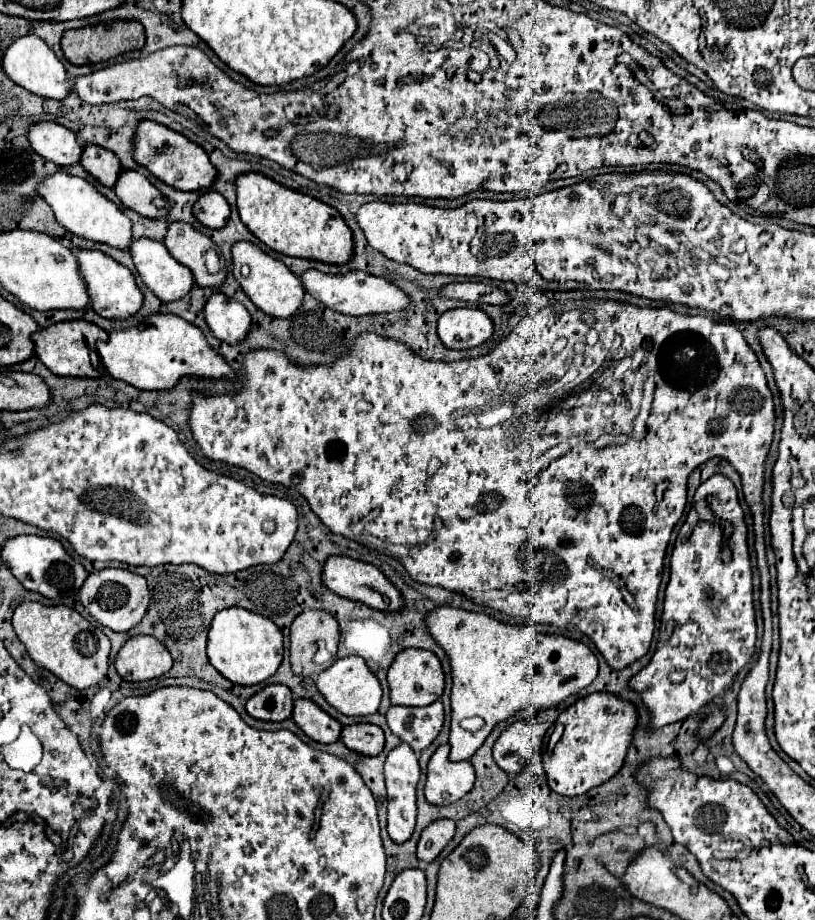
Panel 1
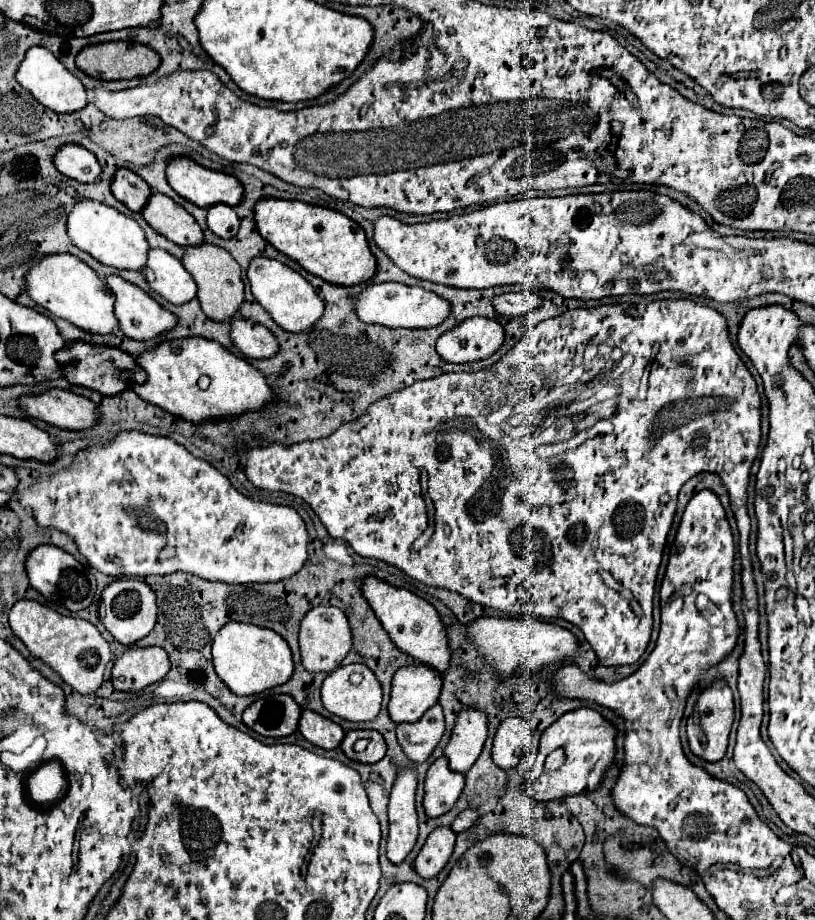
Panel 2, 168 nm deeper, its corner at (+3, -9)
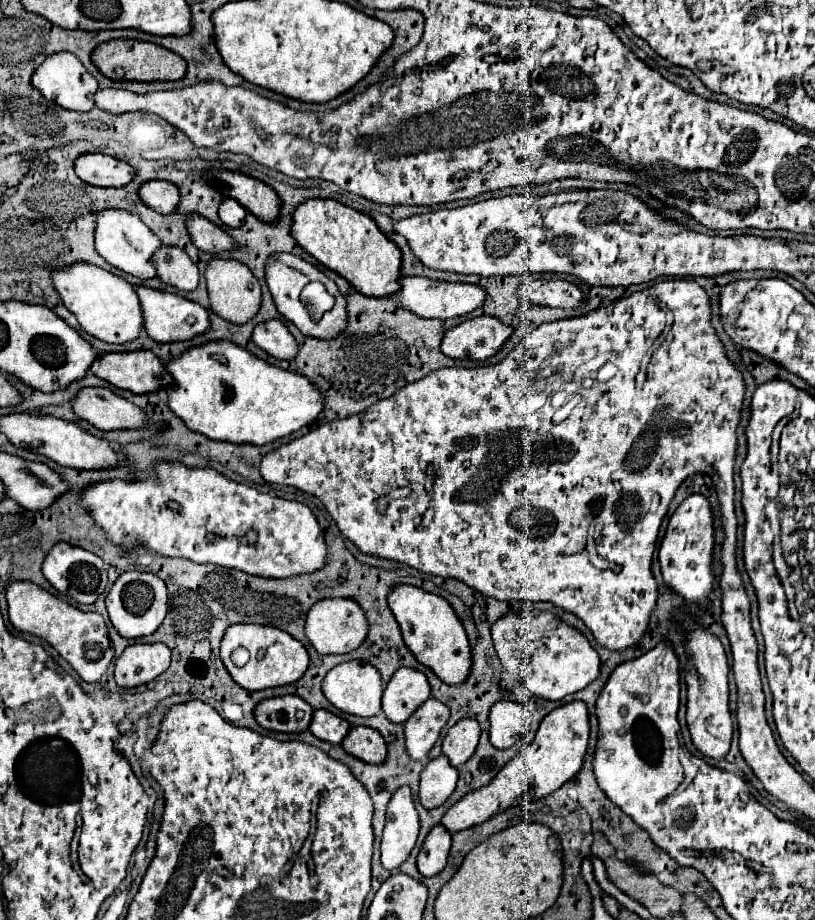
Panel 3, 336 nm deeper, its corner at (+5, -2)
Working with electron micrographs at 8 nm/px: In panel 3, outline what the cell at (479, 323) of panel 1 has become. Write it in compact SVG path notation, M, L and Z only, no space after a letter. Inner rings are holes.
M490 315L474 317L444 335L442 353L452 359L484 361L496 355L510 335L512 327L504 325L500 319Z

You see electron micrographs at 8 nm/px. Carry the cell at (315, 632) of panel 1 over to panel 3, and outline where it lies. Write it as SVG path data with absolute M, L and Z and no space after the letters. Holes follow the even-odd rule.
M324 599L310 609L306 617L306 635L318 653L350 653L364 643L368 619L362 607L352 599Z

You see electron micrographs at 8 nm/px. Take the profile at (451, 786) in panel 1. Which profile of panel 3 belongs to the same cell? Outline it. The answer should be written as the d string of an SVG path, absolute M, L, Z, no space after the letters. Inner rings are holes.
M444 755L432 759L420 775L418 799L422 807L426 809L440 807L454 793L456 781L458 781L458 771L450 765L450 761Z

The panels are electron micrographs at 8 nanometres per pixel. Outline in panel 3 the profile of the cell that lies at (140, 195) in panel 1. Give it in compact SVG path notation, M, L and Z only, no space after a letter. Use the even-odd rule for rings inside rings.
M192 215L192 219L186 219L186 225L198 249L214 253L214 255L234 249L234 239L230 239L230 235L224 229L210 223L208 219Z

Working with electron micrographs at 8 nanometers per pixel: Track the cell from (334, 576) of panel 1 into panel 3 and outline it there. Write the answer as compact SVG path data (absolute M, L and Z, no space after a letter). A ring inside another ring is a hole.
M412 585L394 587L388 597L388 603L400 623L404 643L414 653L414 657L422 665L430 667L438 675L438 679L442 679L446 685L464 683L472 669L472 649L466 637L466 631L460 619L456 617L454 609L450 607L450 603L442 599L440 595L428 593Z

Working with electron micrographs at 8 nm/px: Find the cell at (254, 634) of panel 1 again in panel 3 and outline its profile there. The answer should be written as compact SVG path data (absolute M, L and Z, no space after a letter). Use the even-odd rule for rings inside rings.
M232 625L222 639L220 655L222 655L222 661L228 669L228 673L232 675L232 679L240 687L250 689L250 691L274 689L274 687L282 687L288 683L296 683L298 679L302 679L302 675L306 673L308 663L310 663L308 651L298 639L294 639L286 631L268 627L268 625ZM236 647L246 647L250 651L250 661L244 667L236 667L230 659L232 651Z

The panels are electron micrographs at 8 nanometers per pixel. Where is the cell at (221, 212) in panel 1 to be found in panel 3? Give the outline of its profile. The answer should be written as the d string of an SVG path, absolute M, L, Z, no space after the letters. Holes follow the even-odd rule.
M226 197L226 199L222 201L218 213L220 213L220 219L224 221L224 225L228 225L228 227L240 227L240 225L242 225L242 219L246 217L248 211L246 211L236 199Z

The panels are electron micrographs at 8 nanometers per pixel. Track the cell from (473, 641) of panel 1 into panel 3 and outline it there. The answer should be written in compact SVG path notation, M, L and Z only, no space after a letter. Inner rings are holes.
M460 719L454 727L448 729L444 743L442 743L442 751L444 755L450 759L450 763L454 767L466 763L480 739L480 725L476 719Z

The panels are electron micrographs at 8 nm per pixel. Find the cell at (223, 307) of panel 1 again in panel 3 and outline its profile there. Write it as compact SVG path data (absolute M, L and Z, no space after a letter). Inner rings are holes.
M280 319L258 323L254 327L252 341L276 359L292 361L294 355L298 355L298 343L294 335L288 331L288 327Z

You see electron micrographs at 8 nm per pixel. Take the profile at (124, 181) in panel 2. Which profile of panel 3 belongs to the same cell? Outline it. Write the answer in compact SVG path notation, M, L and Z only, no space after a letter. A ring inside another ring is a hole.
M148 181L140 187L140 197L158 213L174 213L180 203L180 189L170 181Z

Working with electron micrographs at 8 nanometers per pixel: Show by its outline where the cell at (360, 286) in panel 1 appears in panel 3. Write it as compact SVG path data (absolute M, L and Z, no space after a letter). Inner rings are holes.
M402 277L400 283L402 283L402 289L394 297L400 301L404 309L414 311L416 315L422 315L426 319L460 317L482 307L486 301L486 289L470 283L446 283L446 281L432 281L424 277Z

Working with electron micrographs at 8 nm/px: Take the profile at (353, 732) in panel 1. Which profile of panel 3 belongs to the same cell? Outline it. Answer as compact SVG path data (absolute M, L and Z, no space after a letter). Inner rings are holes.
M352 727L342 747L346 753L370 765L378 765L386 761L386 743L382 735L370 727Z

